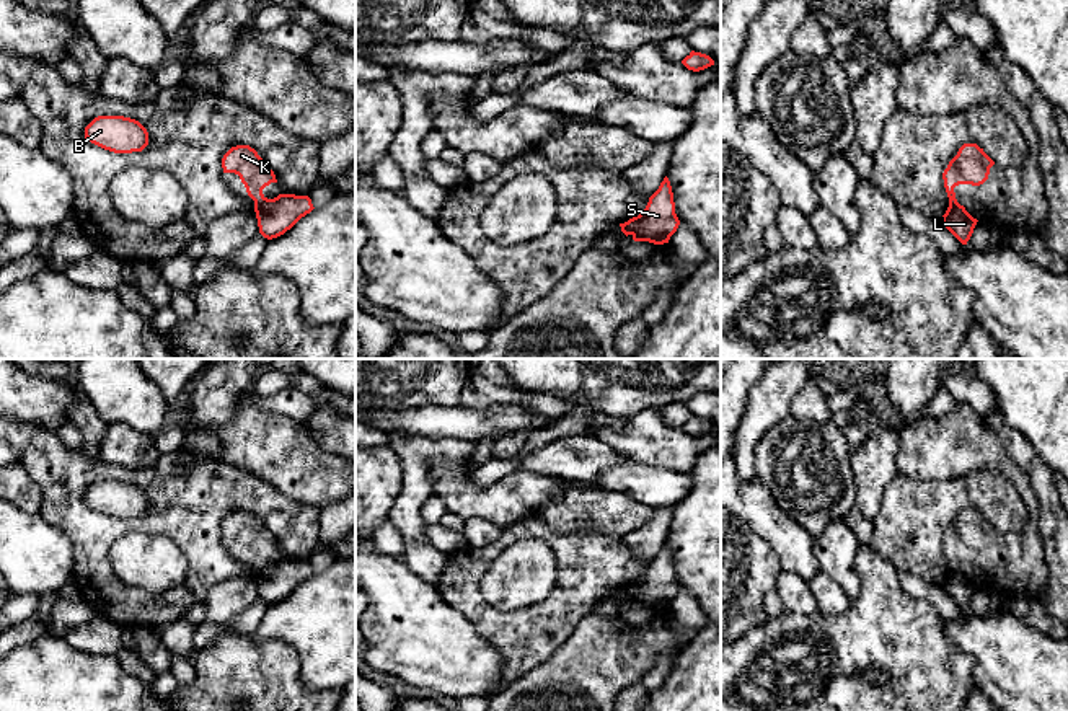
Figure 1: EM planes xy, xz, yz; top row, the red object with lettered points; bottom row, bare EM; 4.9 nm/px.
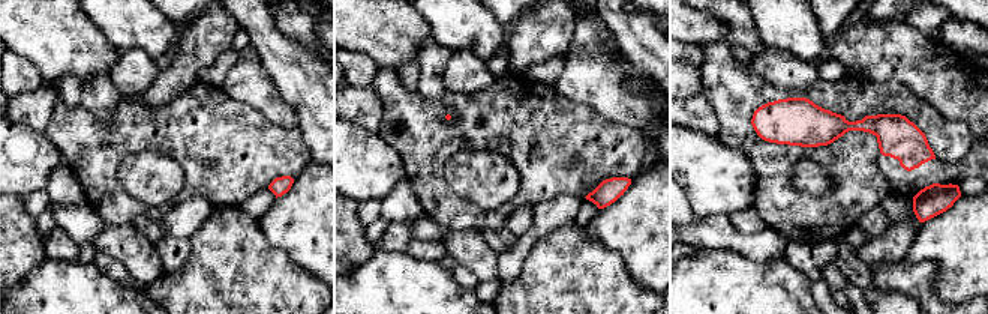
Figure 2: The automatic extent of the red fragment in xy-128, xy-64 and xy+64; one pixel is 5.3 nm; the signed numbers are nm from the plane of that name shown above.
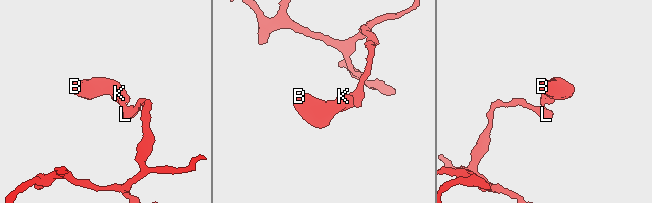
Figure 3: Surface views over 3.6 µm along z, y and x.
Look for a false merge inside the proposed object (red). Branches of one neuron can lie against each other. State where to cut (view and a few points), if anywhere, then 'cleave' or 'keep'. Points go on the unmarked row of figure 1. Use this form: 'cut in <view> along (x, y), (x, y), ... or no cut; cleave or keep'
cut in yz along (949, 568), (964, 574); cleave

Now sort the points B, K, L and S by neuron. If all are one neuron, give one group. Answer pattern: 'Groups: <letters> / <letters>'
Groups: B K / L S

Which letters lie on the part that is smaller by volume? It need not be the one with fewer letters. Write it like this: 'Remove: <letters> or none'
Remove: B, K

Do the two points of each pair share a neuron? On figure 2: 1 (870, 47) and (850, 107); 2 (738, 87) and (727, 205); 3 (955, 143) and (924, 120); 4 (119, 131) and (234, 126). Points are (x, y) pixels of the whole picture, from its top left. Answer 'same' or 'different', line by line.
1: different
2: different
3: same
4: same

